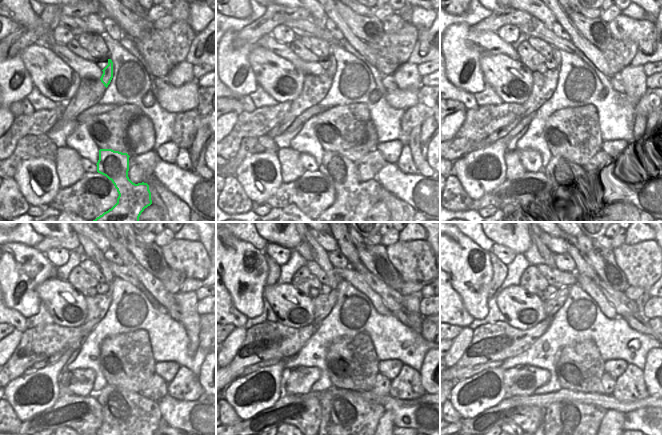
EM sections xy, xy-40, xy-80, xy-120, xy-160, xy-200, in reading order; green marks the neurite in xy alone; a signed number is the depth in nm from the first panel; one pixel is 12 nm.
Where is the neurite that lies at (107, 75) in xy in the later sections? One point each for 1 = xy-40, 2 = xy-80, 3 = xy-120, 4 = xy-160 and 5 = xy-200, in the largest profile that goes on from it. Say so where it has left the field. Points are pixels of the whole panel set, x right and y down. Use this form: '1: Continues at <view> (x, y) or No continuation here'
1: Continues at xy-40 (331, 71)
2: Continues at xy-80 (556, 53)
3: Continues at xy-120 (91, 251)
4: Continues at xy-160 (319, 254)
5: Continues at xy-200 (545, 253)

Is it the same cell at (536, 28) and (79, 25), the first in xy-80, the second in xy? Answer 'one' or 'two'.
one

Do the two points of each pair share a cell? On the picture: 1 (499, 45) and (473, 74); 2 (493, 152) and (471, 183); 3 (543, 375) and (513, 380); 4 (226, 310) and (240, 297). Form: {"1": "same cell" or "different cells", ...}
{"1": "same cell", "2": "same cell", "3": "same cell", "4": "different cells"}

